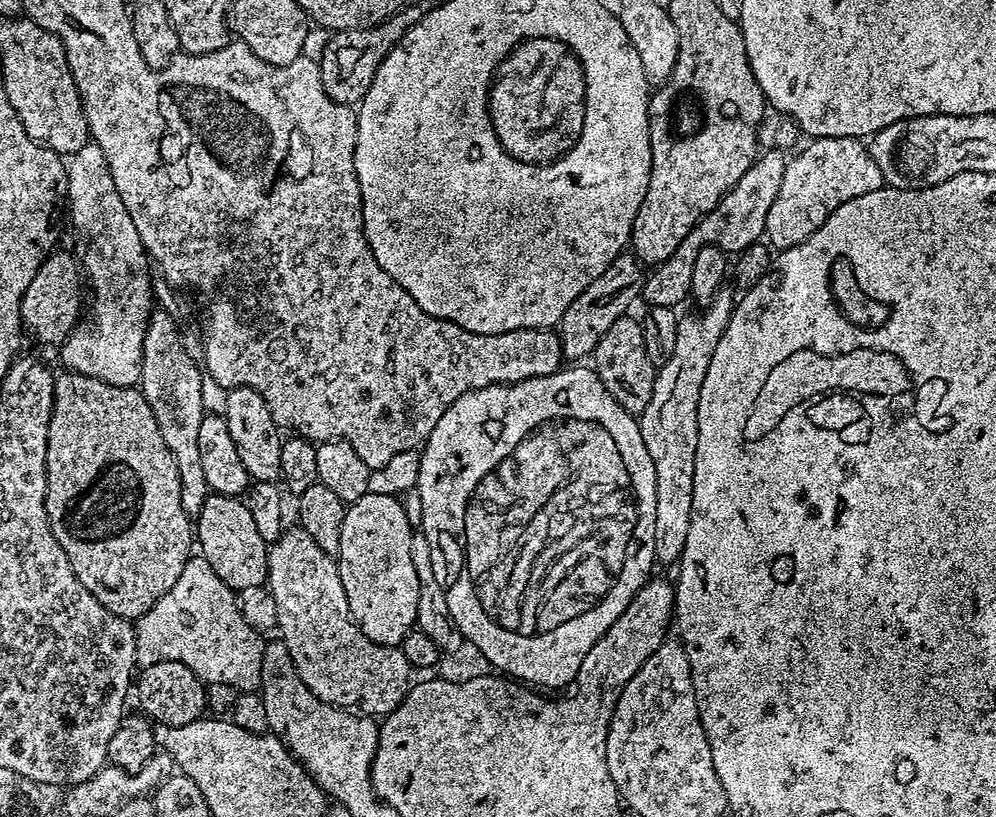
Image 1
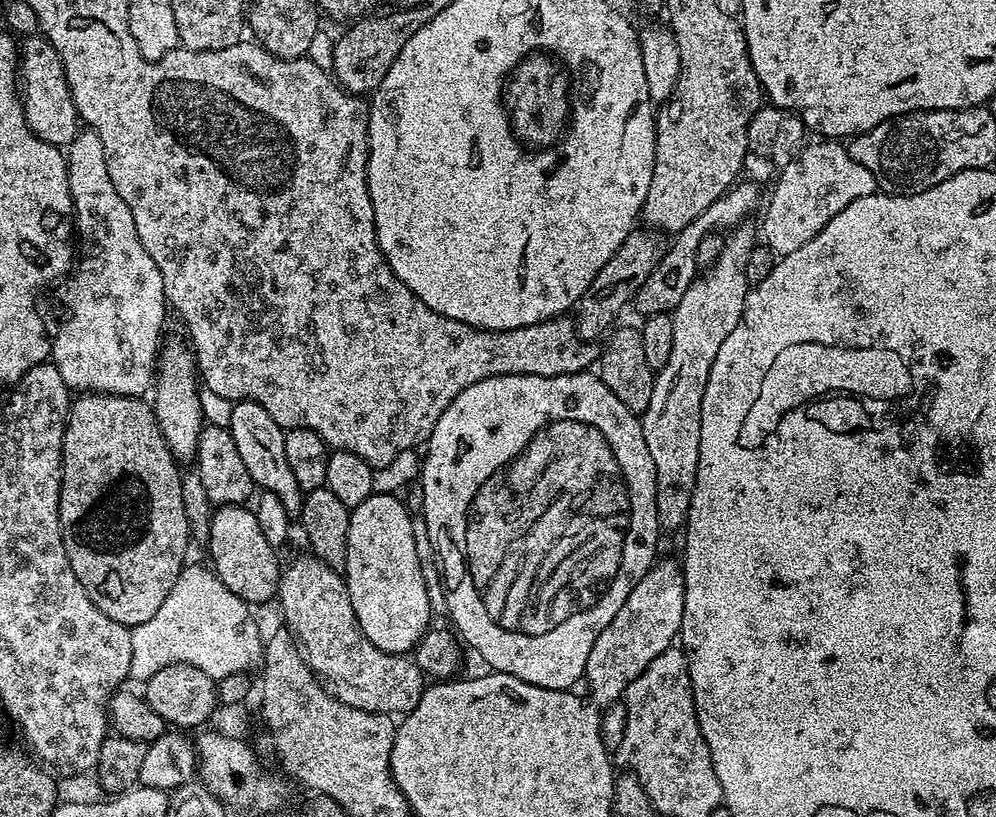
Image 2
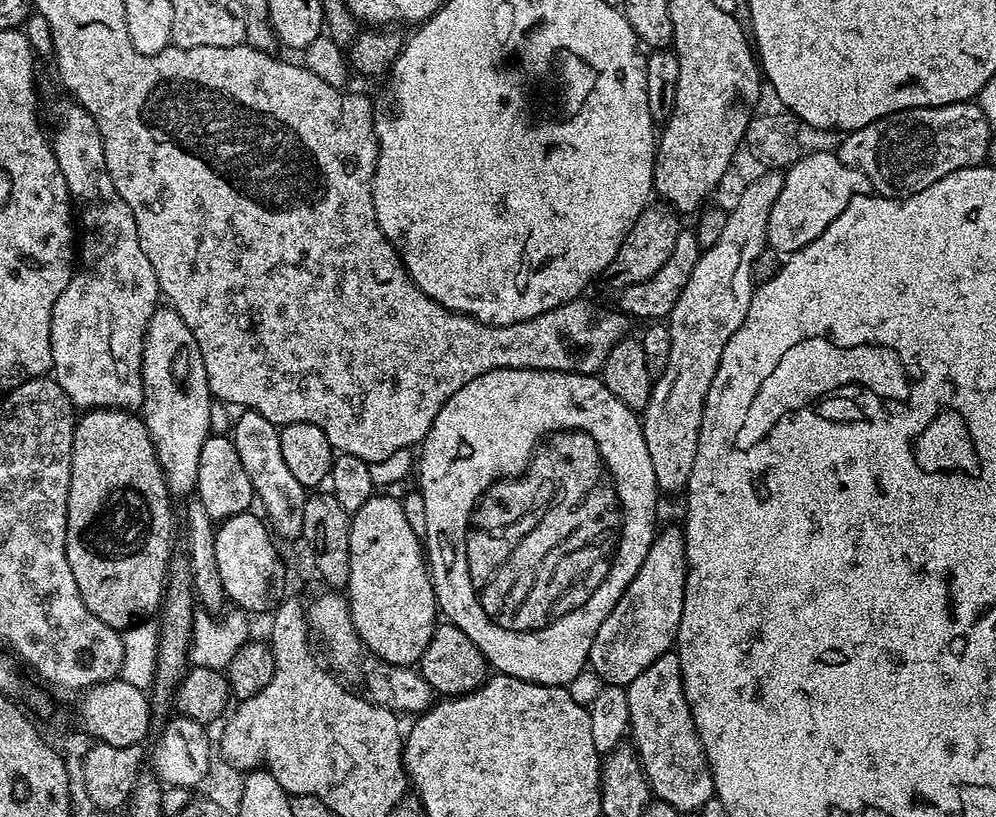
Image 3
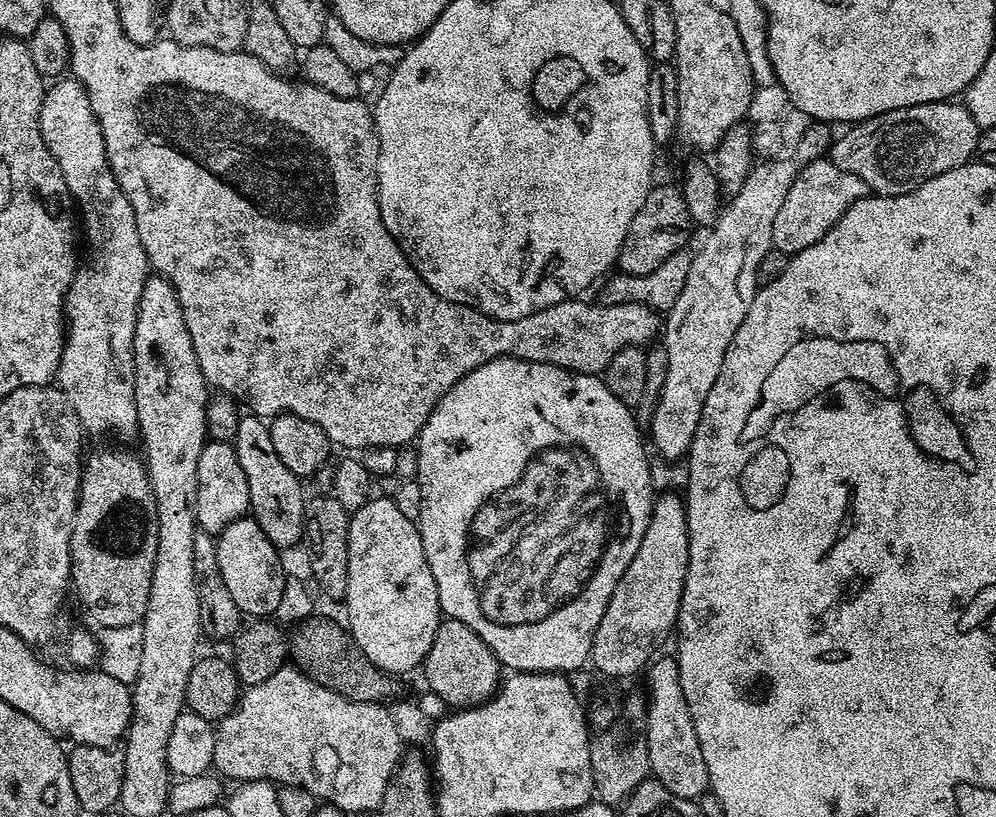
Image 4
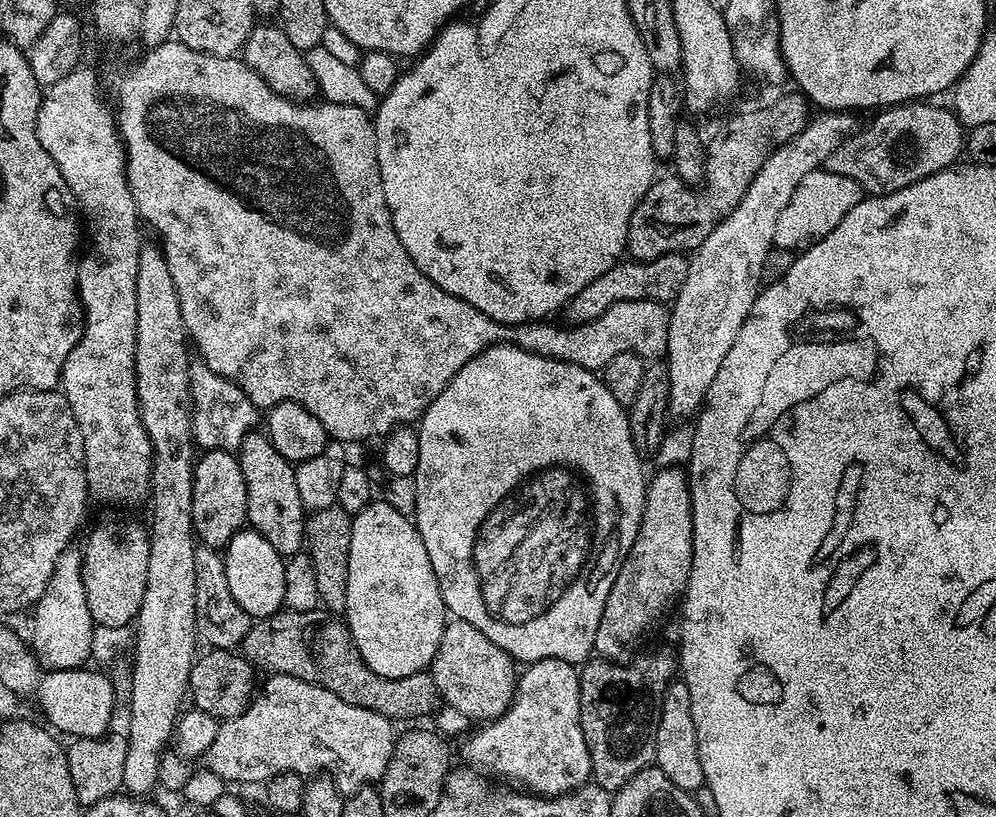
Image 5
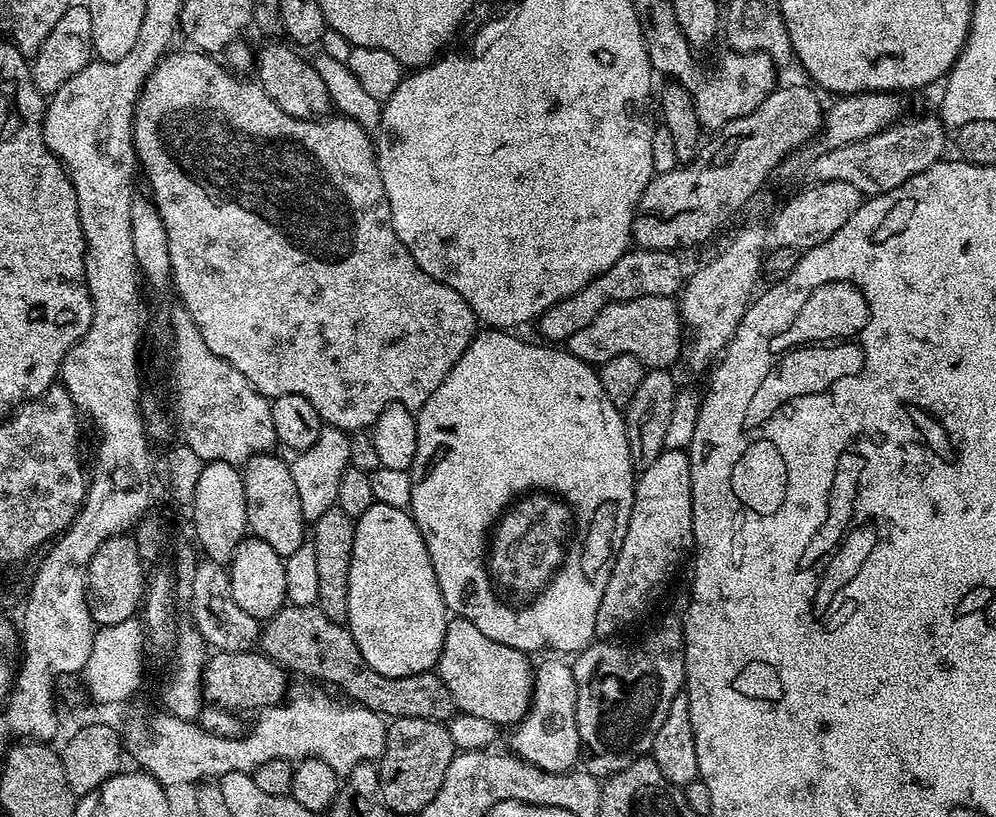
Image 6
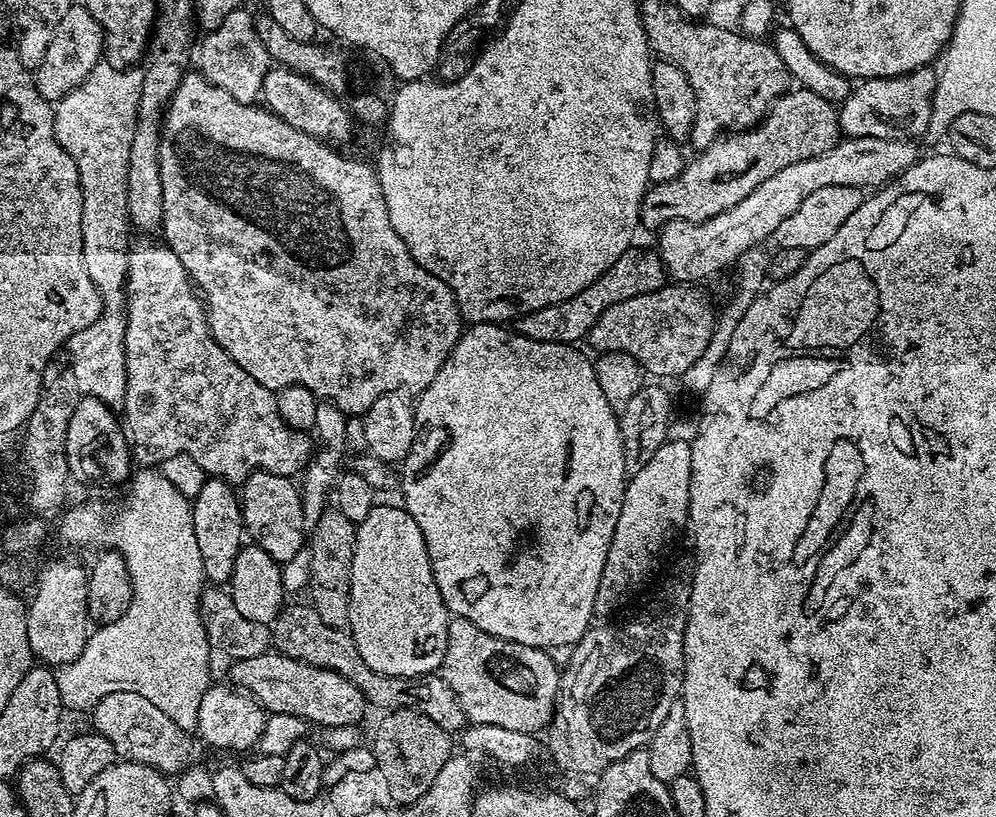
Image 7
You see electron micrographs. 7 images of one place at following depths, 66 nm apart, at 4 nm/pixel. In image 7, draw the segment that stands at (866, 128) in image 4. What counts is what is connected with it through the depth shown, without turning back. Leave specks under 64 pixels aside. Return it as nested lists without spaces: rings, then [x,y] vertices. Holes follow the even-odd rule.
[[[882,138],[841,139],[832,149],[820,157],[806,158],[778,170],[778,174],[766,178],[758,190],[746,194],[738,206],[730,206],[722,214],[704,220],[701,224],[675,220],[659,229],[658,251],[664,264],[664,271],[673,281],[704,280],[715,272],[723,270],[727,264],[735,265],[744,251],[763,245],[763,240],[775,237],[778,226],[822,186],[854,186],[861,190],[879,190],[891,184],[907,168],[914,166],[918,159],[912,140],[883,140]]]

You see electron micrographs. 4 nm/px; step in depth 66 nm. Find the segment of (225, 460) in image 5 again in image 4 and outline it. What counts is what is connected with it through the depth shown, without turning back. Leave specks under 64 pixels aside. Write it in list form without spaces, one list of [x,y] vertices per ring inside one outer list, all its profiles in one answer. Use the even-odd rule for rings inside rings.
[[[209,439],[204,445],[202,454],[198,458],[198,502],[196,503],[196,527],[199,531],[208,532],[214,538],[219,537],[222,530],[226,530],[226,526],[230,526],[230,522],[235,520],[243,520],[250,512],[250,482],[246,482],[246,474],[242,470],[242,466],[238,466],[238,454],[235,447],[226,440]]]

